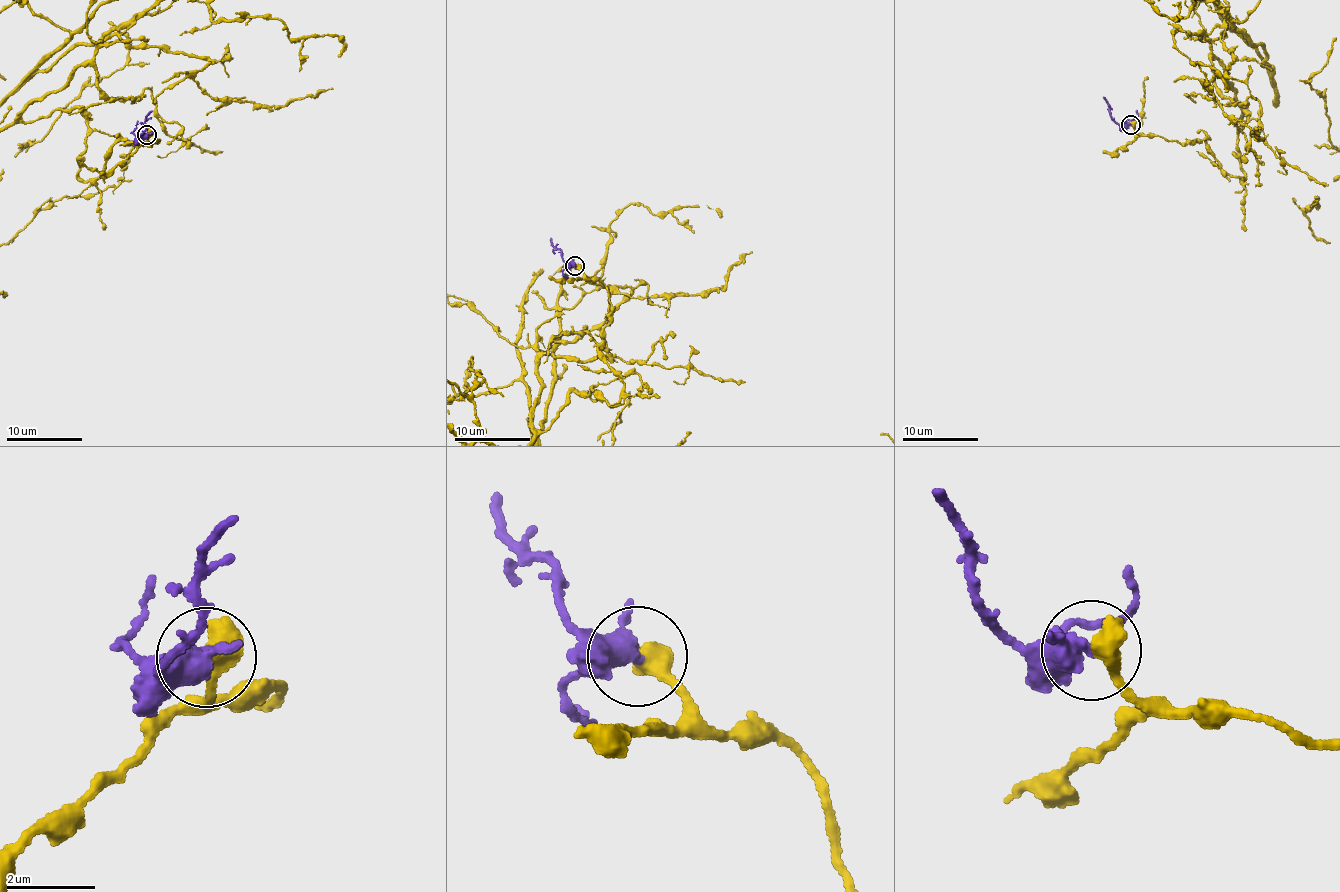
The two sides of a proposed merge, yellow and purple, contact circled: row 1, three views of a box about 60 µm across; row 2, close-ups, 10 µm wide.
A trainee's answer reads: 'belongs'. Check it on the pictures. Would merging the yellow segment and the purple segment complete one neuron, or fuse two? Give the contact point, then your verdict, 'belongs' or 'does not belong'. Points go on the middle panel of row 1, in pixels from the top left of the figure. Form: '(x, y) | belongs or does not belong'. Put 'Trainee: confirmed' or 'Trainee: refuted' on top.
Trainee: refuted
(575, 266) | does not belong

